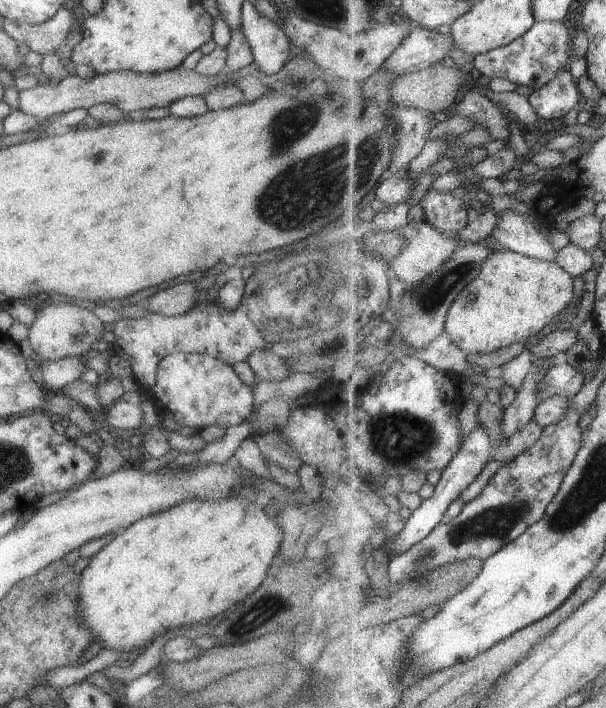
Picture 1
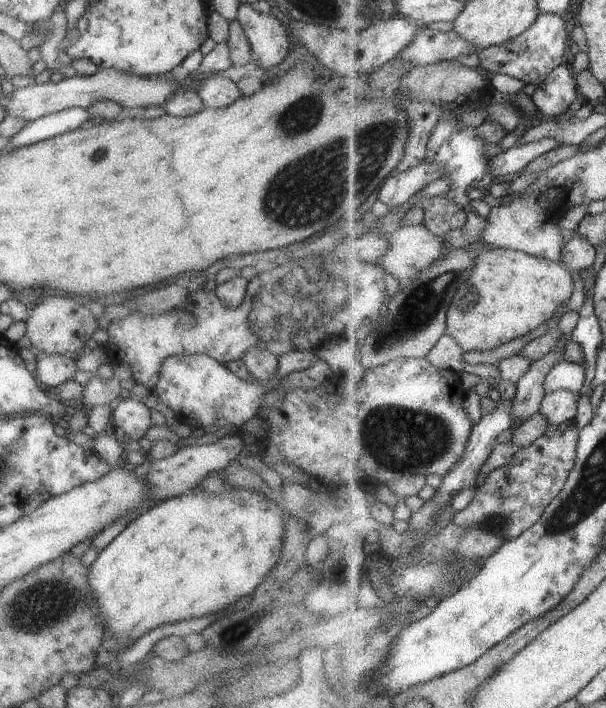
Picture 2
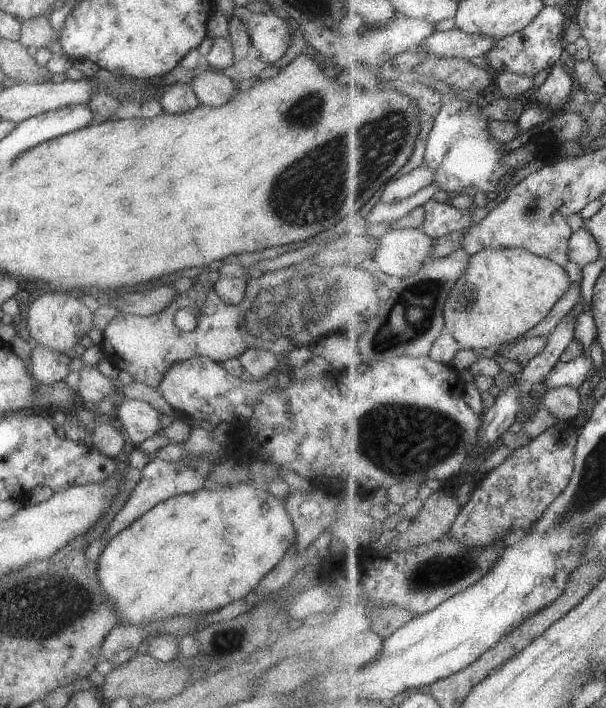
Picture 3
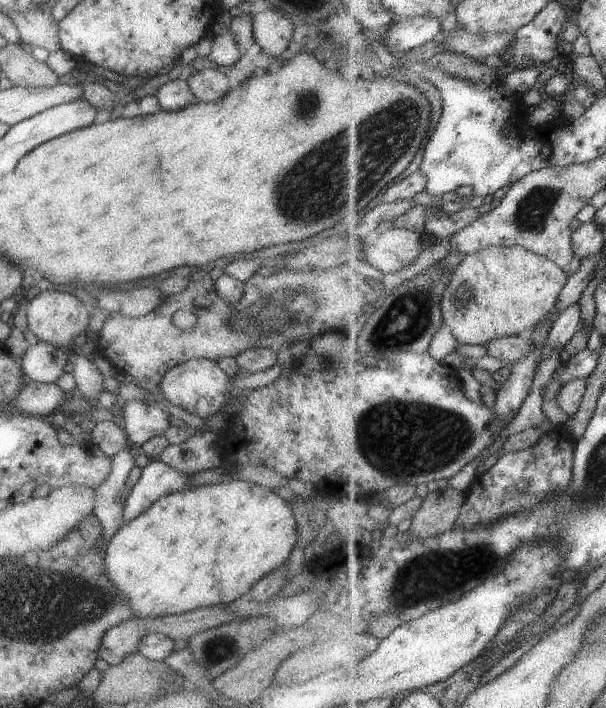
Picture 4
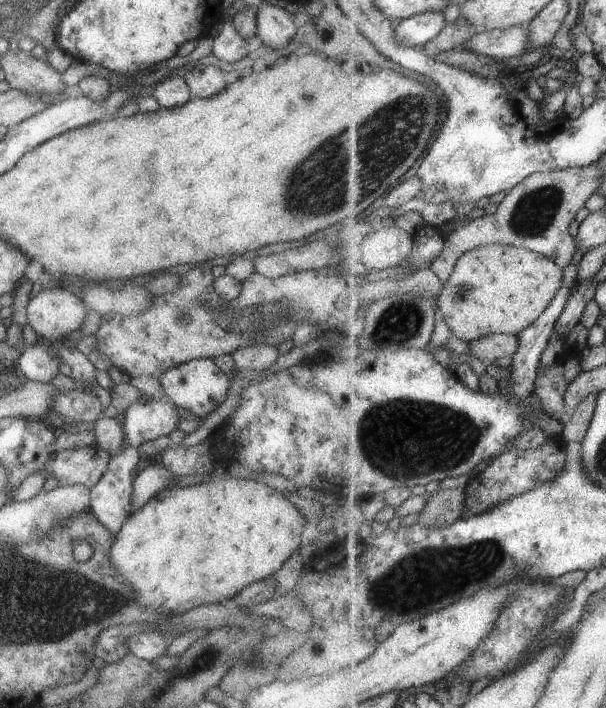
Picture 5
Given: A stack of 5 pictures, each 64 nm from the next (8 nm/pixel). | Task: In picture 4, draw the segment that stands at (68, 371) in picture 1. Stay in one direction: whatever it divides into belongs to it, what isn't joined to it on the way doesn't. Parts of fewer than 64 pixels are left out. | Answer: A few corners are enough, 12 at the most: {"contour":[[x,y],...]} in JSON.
{"contour":[[38,341],[17,362],[26,380],[53,383],[68,351]]}

